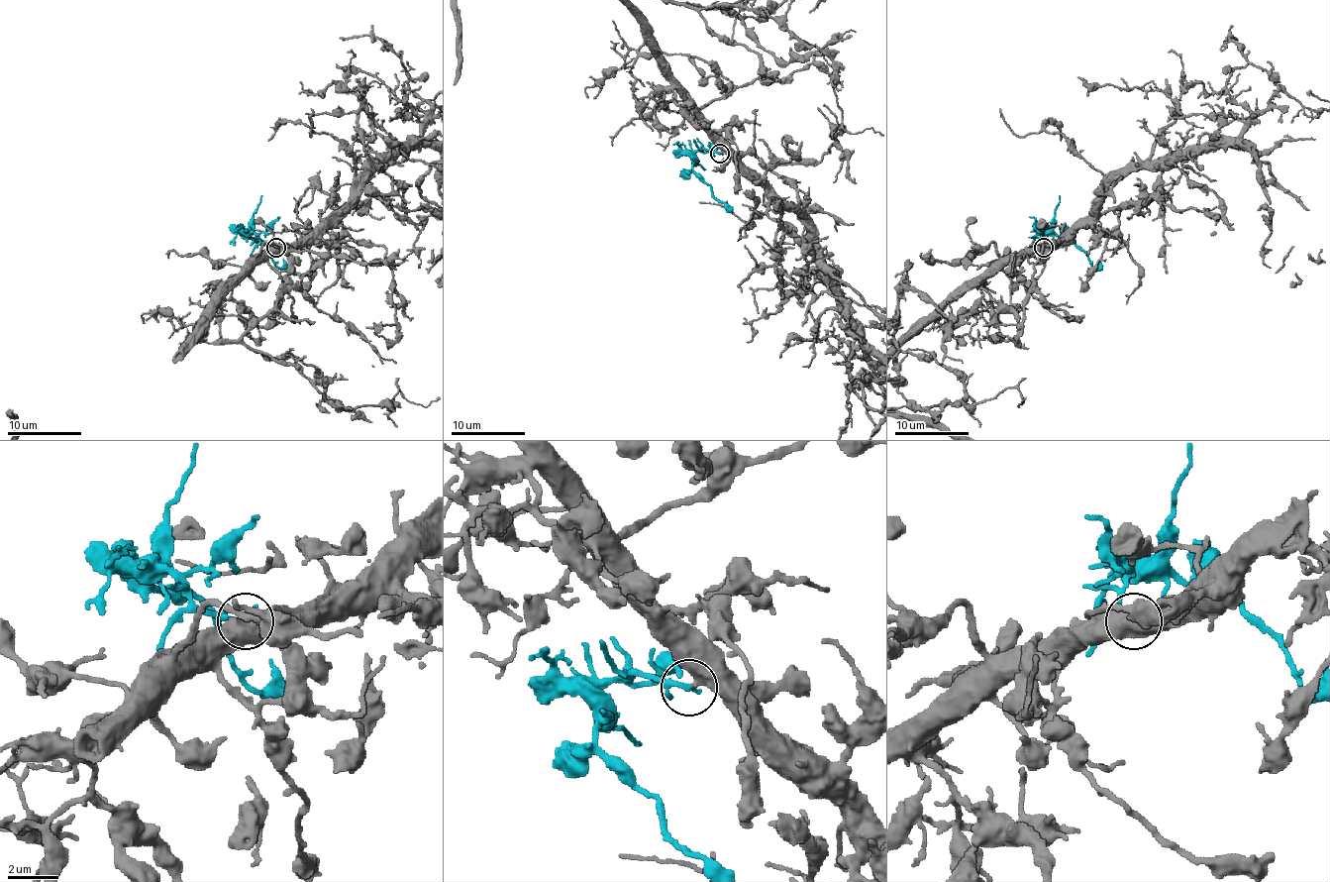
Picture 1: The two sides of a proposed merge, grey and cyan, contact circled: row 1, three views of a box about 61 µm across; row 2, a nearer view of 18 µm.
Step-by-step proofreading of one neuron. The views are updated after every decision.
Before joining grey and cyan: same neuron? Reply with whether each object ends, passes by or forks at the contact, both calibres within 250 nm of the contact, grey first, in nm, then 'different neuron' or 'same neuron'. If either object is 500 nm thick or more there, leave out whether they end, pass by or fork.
550/180 nm | same neuron

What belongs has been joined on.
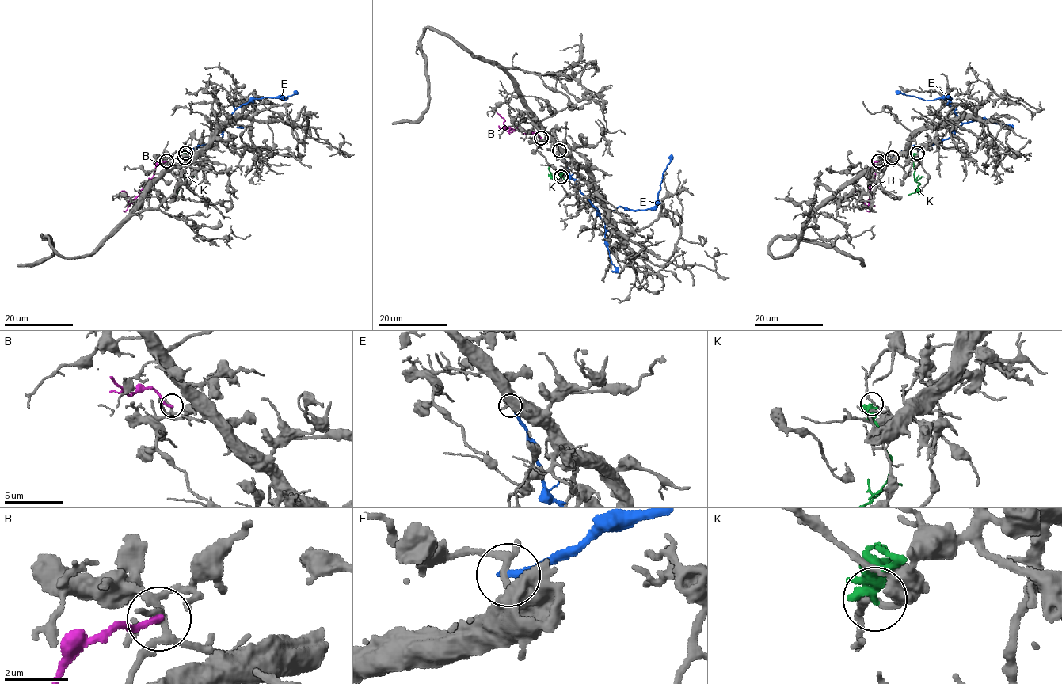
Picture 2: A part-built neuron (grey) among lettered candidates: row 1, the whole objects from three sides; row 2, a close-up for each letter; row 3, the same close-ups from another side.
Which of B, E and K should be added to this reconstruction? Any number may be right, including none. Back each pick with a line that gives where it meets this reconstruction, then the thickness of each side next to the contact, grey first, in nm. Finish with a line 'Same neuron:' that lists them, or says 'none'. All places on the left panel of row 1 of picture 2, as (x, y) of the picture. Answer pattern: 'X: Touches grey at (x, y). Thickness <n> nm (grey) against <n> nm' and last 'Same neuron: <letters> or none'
Same neuron: none

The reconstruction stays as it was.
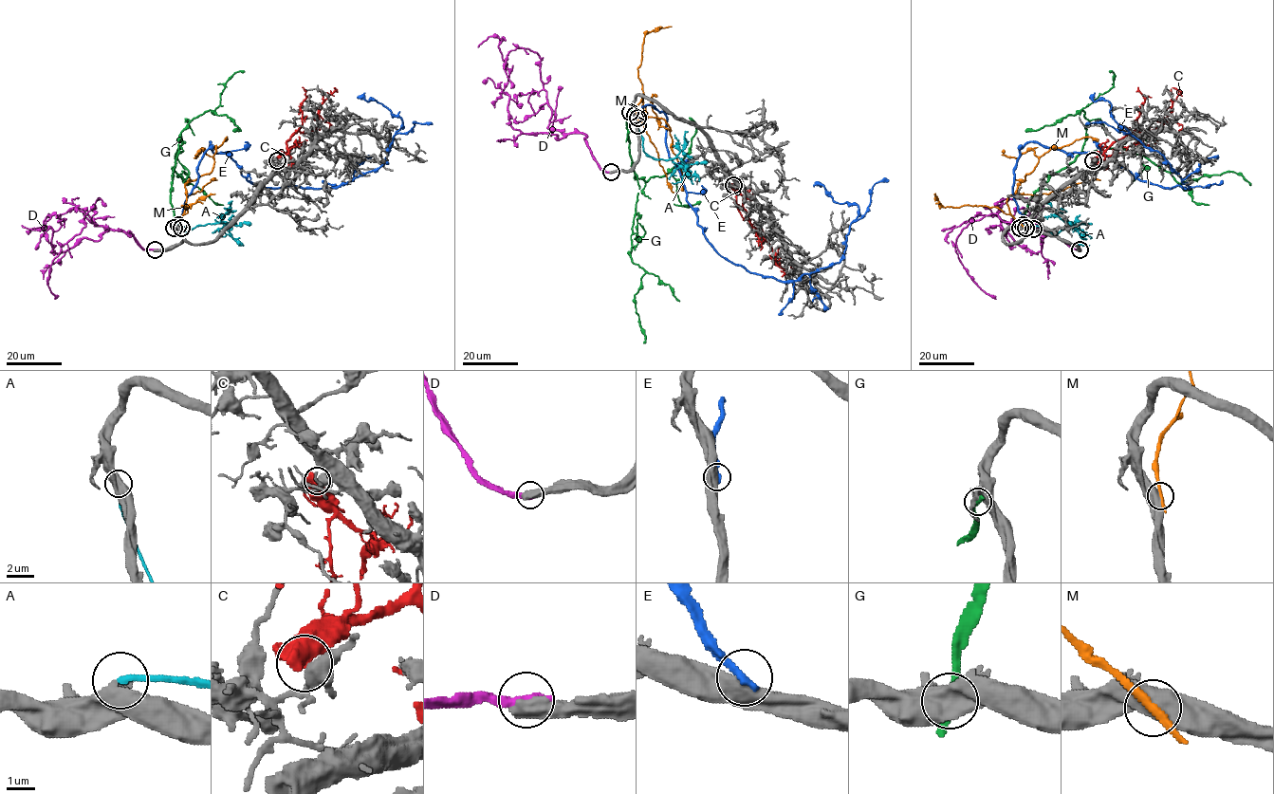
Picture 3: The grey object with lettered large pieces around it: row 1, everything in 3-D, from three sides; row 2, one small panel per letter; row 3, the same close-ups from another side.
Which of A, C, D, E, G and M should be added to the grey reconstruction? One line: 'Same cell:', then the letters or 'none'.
Same cell: A

